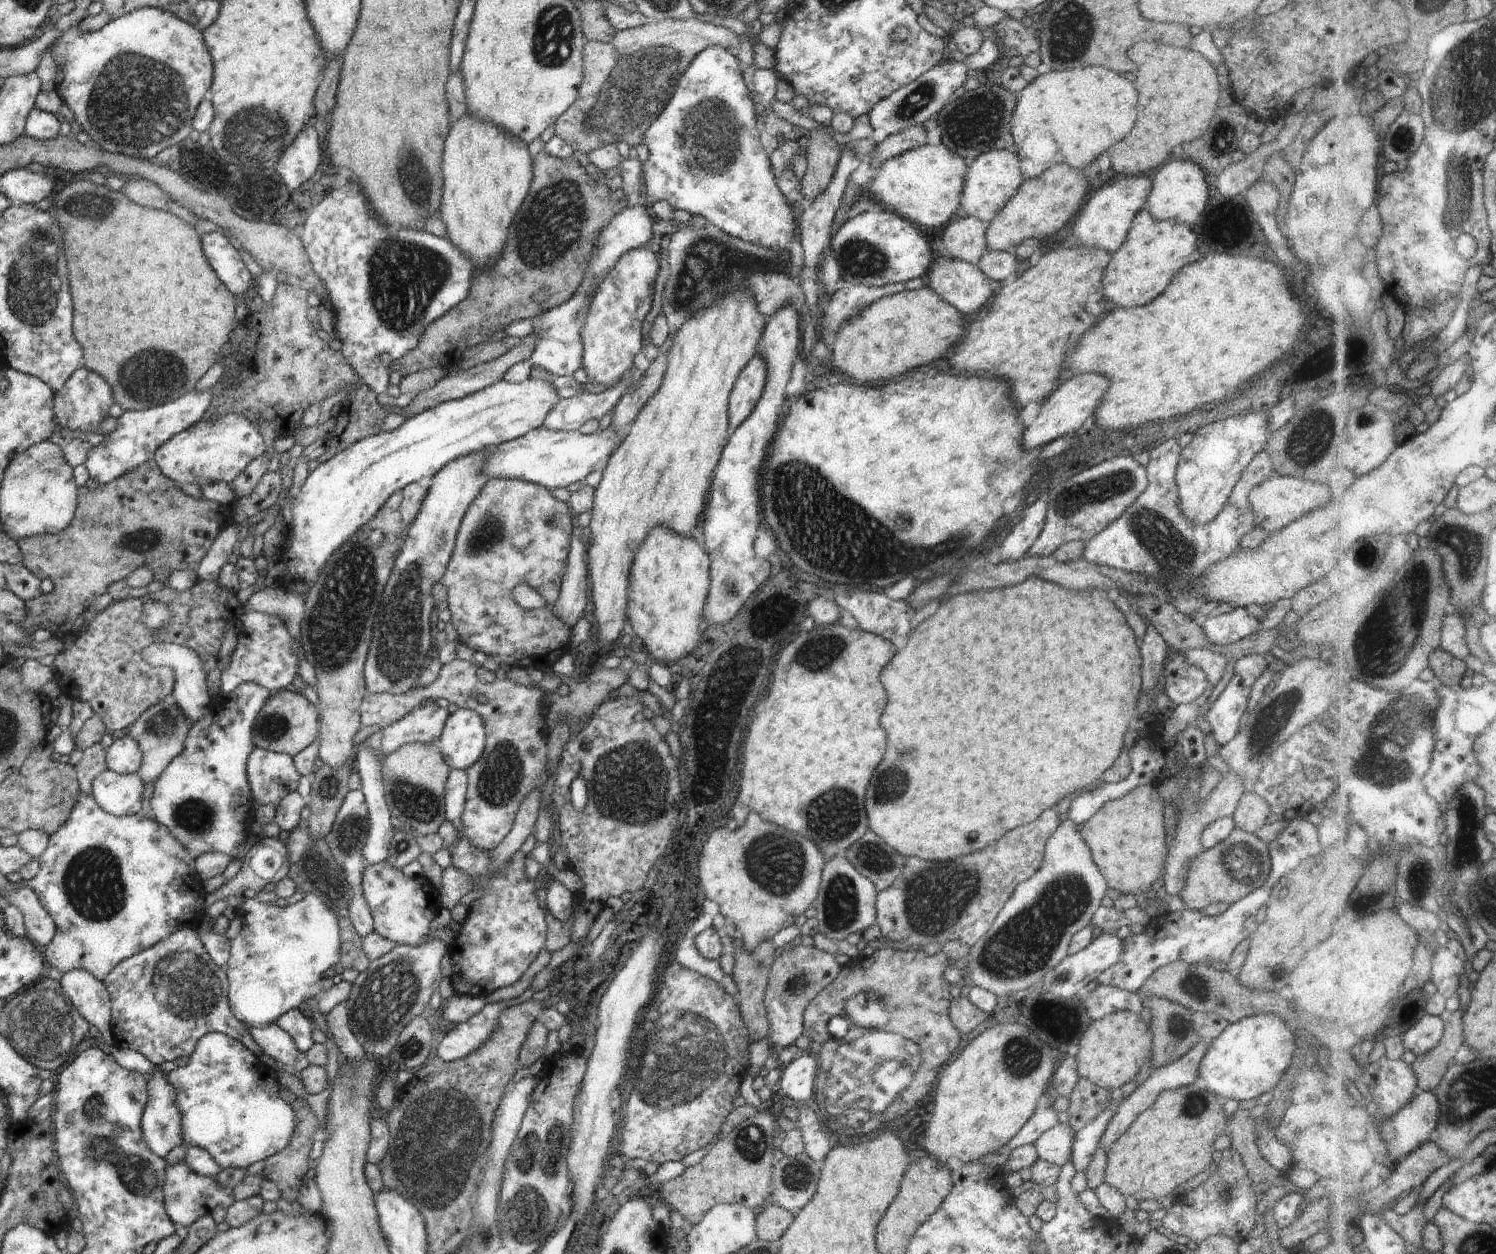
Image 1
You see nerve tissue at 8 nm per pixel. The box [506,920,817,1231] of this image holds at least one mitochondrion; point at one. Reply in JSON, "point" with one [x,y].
{"point":[687,1057]}

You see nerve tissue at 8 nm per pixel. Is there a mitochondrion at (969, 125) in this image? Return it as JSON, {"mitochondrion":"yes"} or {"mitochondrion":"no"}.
{"mitochondrion":"yes"}

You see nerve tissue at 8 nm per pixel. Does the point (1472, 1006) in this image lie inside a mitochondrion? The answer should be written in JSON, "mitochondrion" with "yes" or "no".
{"mitochondrion":"no"}

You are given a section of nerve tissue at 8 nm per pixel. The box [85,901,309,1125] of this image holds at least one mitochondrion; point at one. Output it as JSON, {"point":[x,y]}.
{"point":[182,981]}

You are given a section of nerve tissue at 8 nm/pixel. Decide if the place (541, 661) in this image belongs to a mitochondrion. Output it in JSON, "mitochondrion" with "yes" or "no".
{"mitochondrion":"no"}

